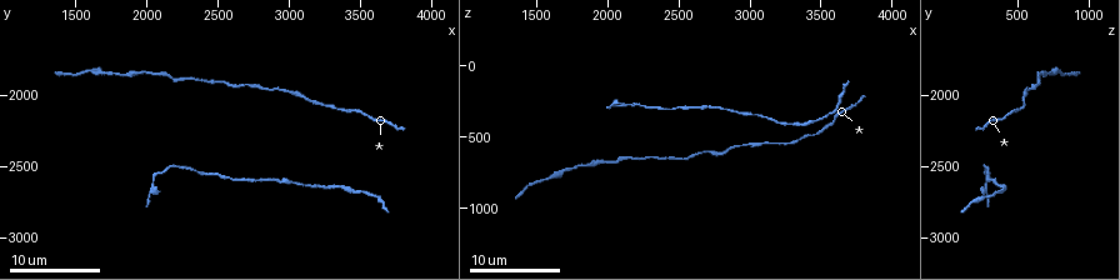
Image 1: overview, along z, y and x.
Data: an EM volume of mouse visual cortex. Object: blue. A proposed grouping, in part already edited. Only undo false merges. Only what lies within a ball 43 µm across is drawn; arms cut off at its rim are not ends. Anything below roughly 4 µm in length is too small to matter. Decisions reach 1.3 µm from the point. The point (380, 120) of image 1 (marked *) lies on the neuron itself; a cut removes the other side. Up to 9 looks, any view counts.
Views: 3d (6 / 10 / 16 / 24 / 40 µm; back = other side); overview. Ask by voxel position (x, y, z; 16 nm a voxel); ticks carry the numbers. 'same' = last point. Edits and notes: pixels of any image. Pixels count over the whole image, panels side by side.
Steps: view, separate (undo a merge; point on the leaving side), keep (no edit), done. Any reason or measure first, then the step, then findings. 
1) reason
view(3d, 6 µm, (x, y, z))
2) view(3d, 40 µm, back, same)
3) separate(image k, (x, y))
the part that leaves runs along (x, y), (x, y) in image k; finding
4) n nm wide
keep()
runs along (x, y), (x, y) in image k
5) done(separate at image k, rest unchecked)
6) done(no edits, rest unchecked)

calibre changes
view(3d, 10 µm, (2840, 1940, 600))

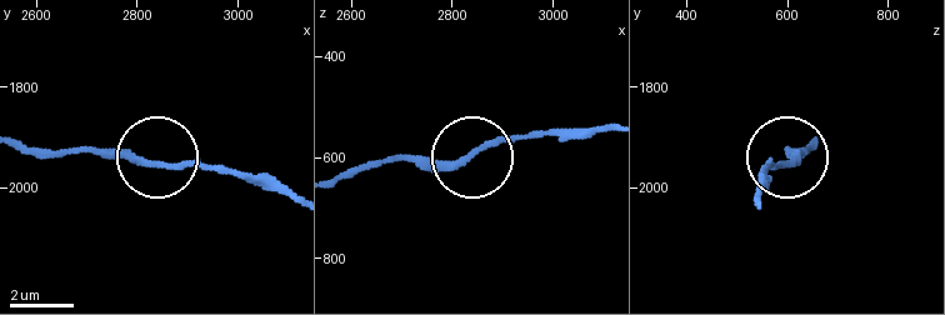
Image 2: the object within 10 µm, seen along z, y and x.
keep()
runs along (604, 131), (540, 131), (443, 163), (381, 160) in image 2; continuous, no second neuron

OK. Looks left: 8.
sudden change in width
view(3d, 10 µm, (2880, 2600, 300))

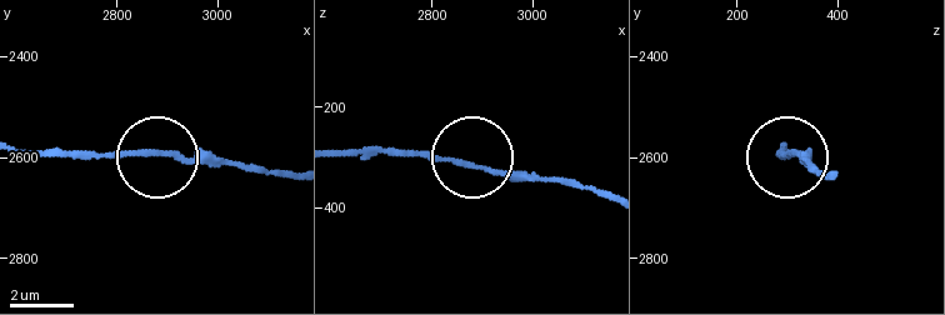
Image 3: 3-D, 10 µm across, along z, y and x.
view(3d, 10 µm, back, (2890, 2590, 325))

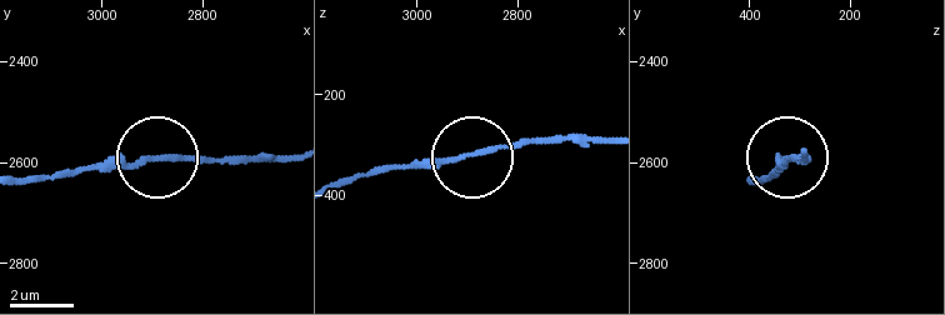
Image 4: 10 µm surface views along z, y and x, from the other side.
keep()
all the same neuron

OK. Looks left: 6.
calibre changes
view(3d, 10 µm, (2200, 1880, 640))

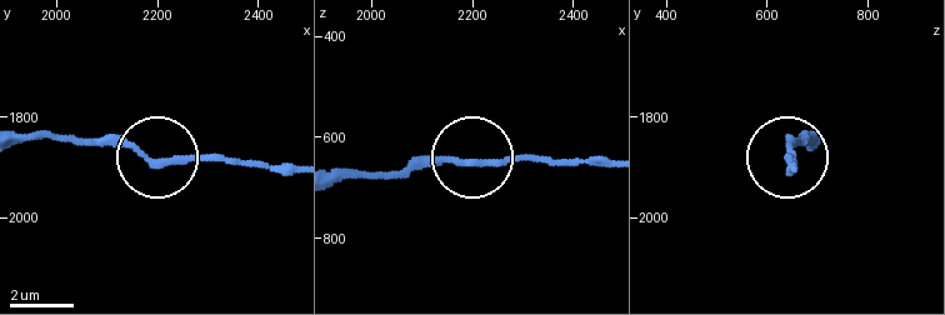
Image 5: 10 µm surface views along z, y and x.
200 nm wide
keep()
runs along (289, 169), (151, 161), (120, 145), (58, 136) in image 5; continuous, no second neuron

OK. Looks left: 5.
sudden change in width
view(3d, 10 µm, (1700, 1860, 740))

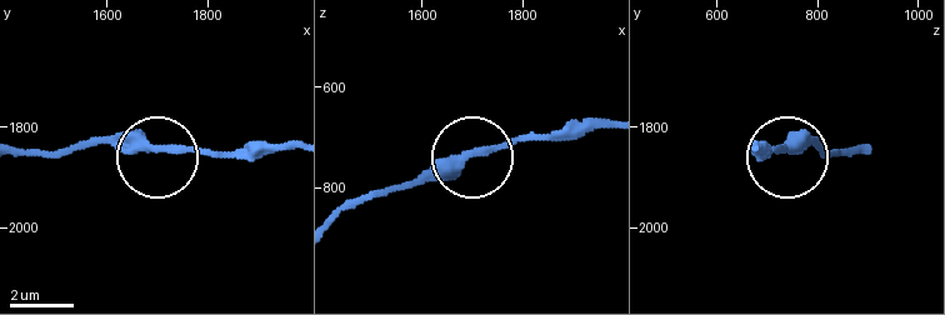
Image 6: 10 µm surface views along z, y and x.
keep()
runs along (606, 125), (525, 133), (429, 168), (408, 186) in image 6; all the same neuron

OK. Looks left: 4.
done(no edits, rest unchecked)

